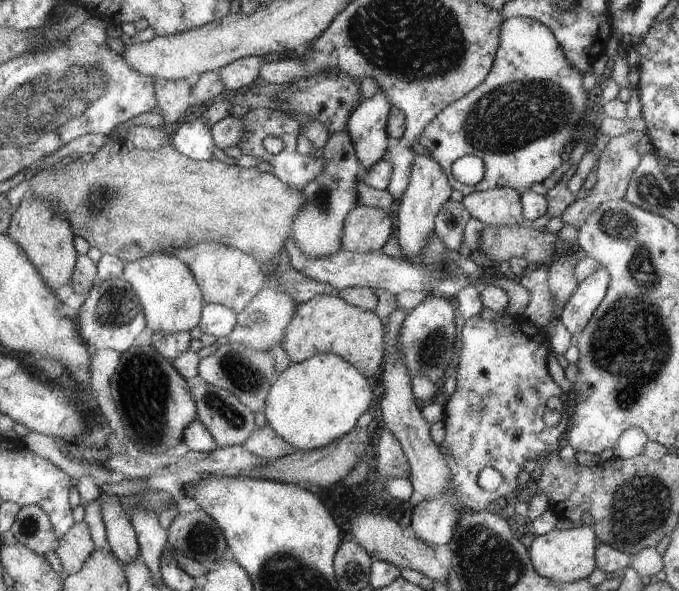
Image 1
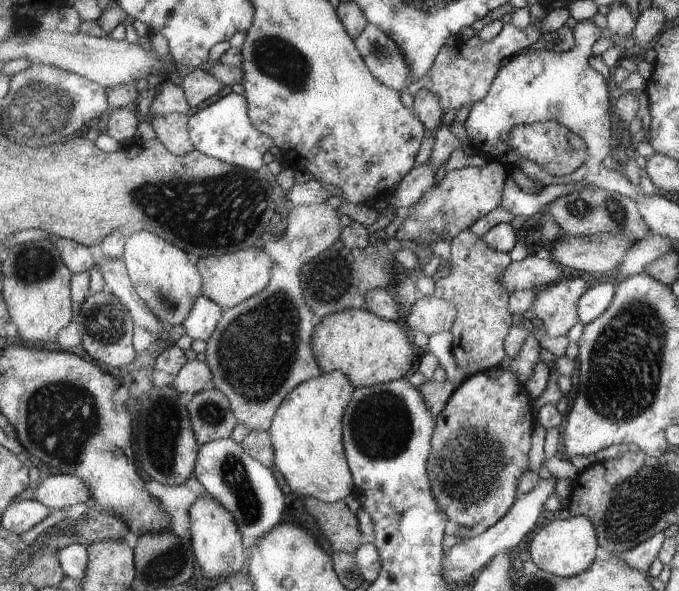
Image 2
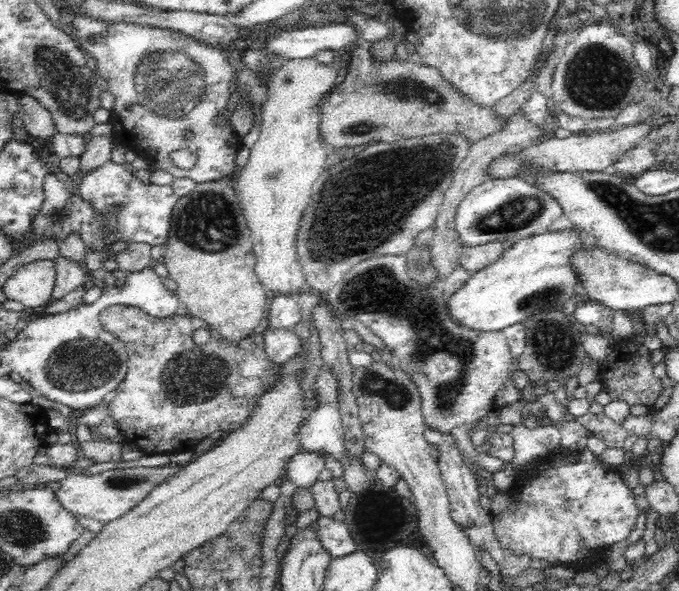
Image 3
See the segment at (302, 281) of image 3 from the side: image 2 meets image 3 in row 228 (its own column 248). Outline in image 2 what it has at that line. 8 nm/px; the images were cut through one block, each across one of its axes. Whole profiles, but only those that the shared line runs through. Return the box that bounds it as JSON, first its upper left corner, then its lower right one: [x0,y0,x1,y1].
[196,246,276,310]

